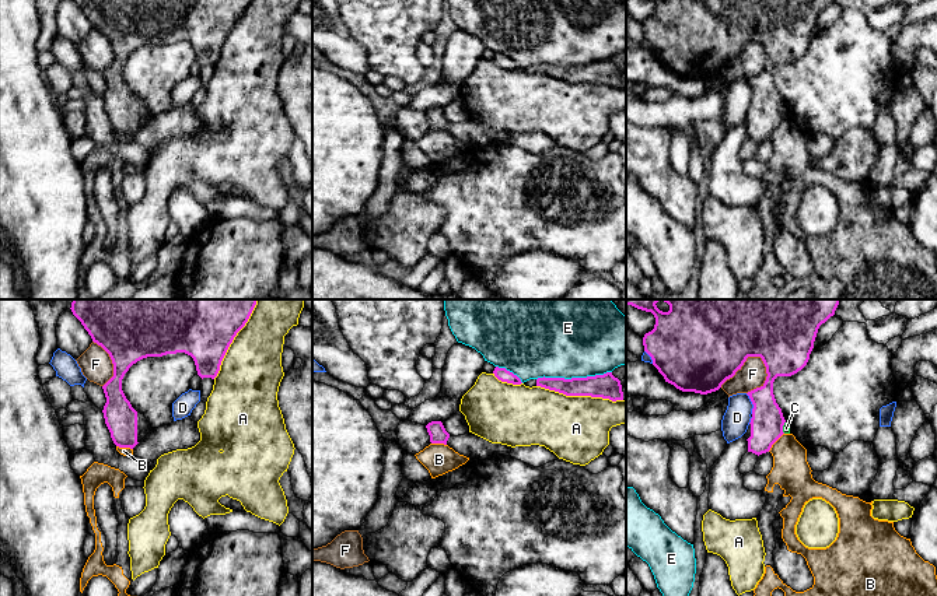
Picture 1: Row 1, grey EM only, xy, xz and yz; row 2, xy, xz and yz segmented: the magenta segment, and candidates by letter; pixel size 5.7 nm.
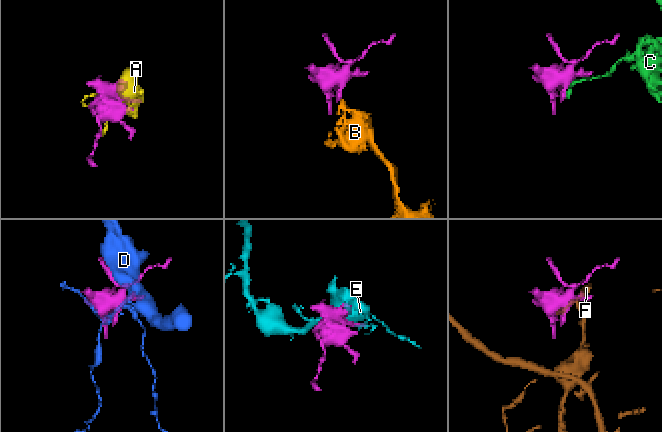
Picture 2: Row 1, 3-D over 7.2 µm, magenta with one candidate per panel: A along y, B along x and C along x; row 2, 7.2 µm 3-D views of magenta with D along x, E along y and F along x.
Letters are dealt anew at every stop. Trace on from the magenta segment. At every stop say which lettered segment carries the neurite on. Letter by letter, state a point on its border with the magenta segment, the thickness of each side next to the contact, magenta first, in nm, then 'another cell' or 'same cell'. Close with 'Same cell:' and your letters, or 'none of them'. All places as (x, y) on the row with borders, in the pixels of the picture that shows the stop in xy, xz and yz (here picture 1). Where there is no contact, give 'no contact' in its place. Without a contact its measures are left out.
A: xz (580, 395) | 140/380 nm | another cell
B: yz (775, 441) | 190/220 nm | another cell
C: yz (782, 427) | 190/50 nm | another cell
D: yz (752, 403) | 190/160 nm | another cell
E: xz (573, 378) | 140/500 nm | another cell
F: yz (743, 364) | 500/160 nm | another cell
Same cell: none of them

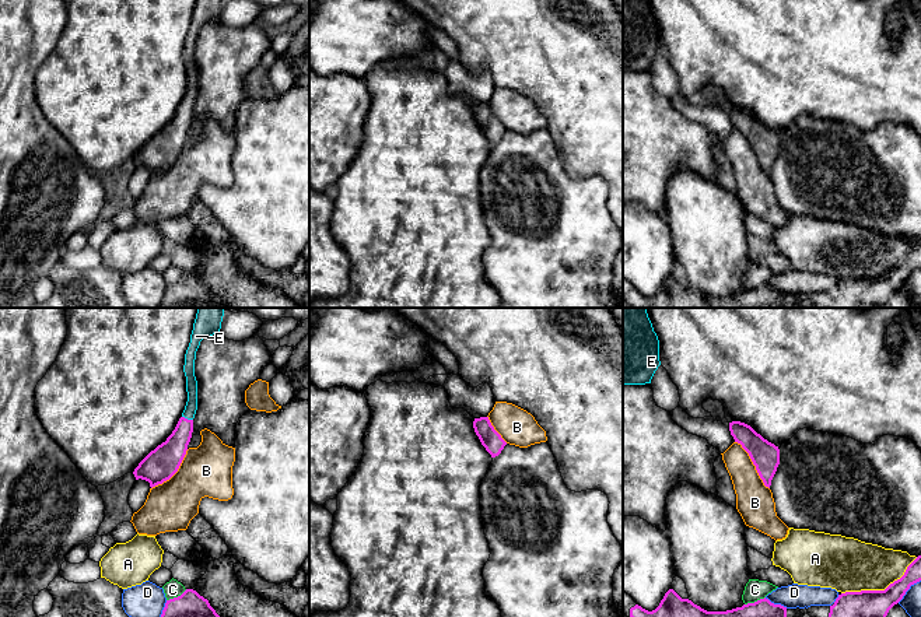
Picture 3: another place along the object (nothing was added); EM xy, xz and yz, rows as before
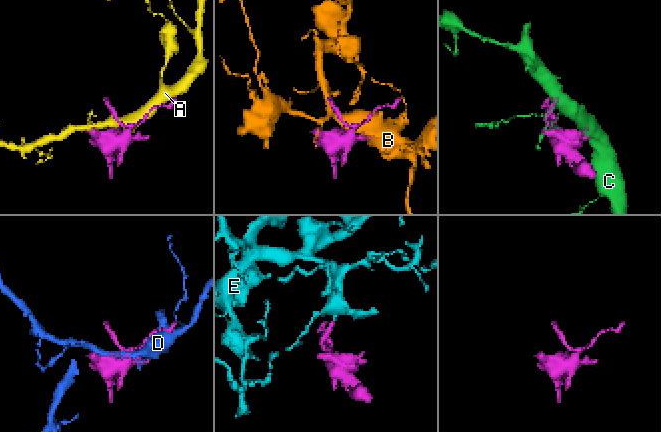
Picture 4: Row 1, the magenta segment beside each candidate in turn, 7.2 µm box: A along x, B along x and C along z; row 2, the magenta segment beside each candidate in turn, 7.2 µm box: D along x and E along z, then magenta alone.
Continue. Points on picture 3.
A: yz (881, 591) | 160/320 nm | another cell
B: yz (753, 463) | 160/220 nm | another cell
C: xy (178, 596) | 150/100 nm | another cell
D: yz (909, 588) | 160/110 nm | another cell
E: xy (186, 419) | 160/70 nm | same cell
Same cell: E

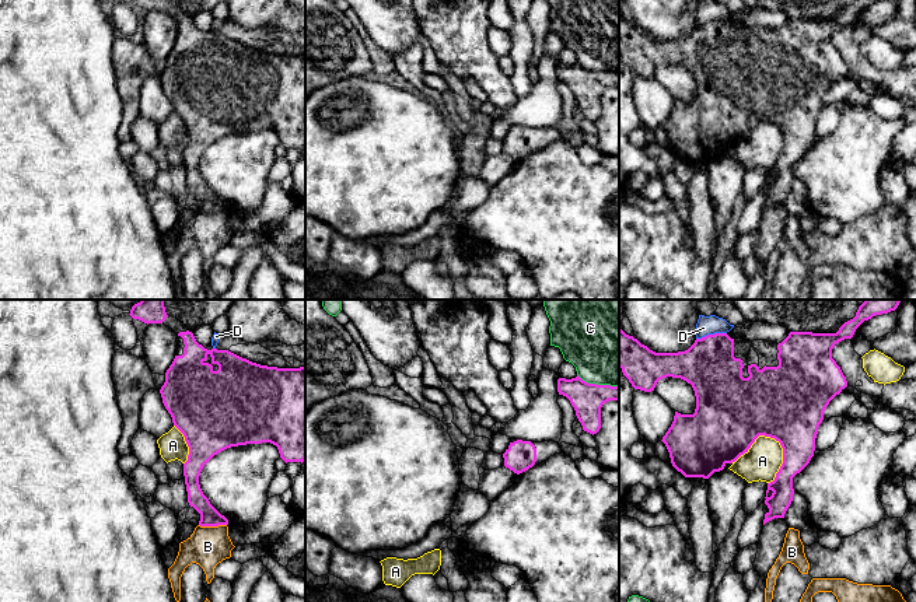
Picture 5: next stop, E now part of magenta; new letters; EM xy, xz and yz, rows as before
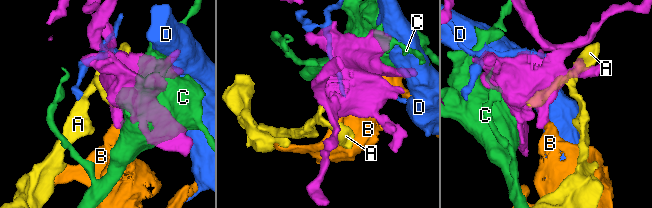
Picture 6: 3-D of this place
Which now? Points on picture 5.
A: yz (757, 437) | 420/200 nm | another cell
B: xy (213, 525) | 110/240 nm | another cell
C: xz (598, 385) | 190/480 nm | another cell
D: yz (710, 335) | 300/110 nm | another cell
Same cell: none of them

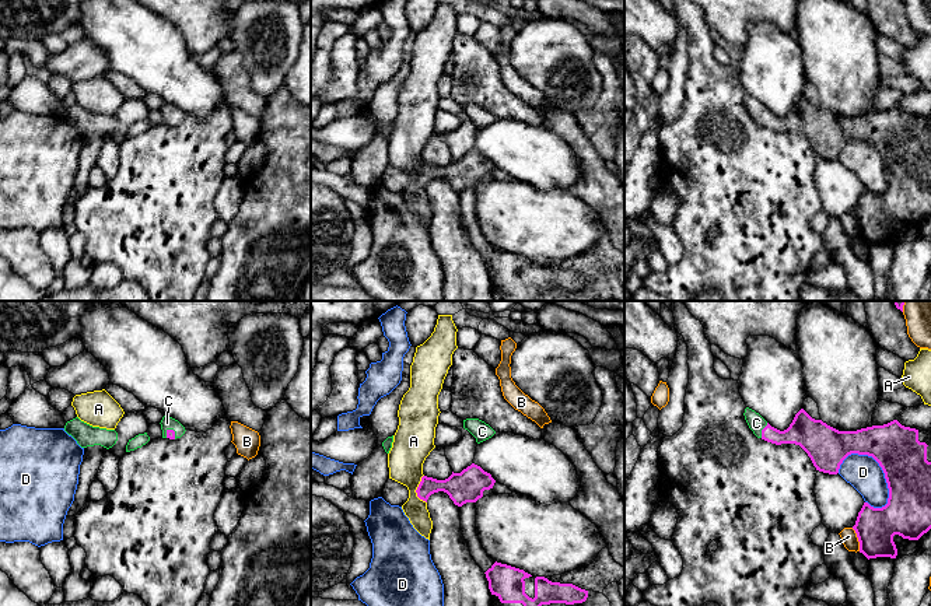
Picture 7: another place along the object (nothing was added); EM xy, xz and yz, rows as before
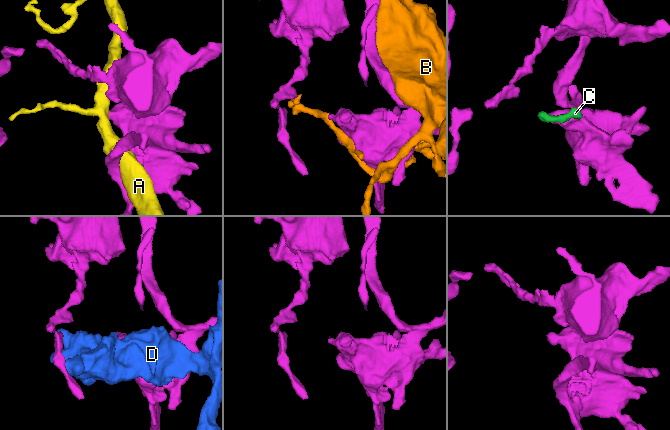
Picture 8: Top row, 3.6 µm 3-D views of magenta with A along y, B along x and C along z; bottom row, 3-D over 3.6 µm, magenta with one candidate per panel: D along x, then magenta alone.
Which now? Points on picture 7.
A: xz (416, 490) | 160/220 nm | another cell
B: yz (858, 539) | 220/90 nm | another cell
C: yz (762, 430) | 180/100 nm | same cell
D: yz (877, 461) | 280/200 nm | another cell
Same cell: C

